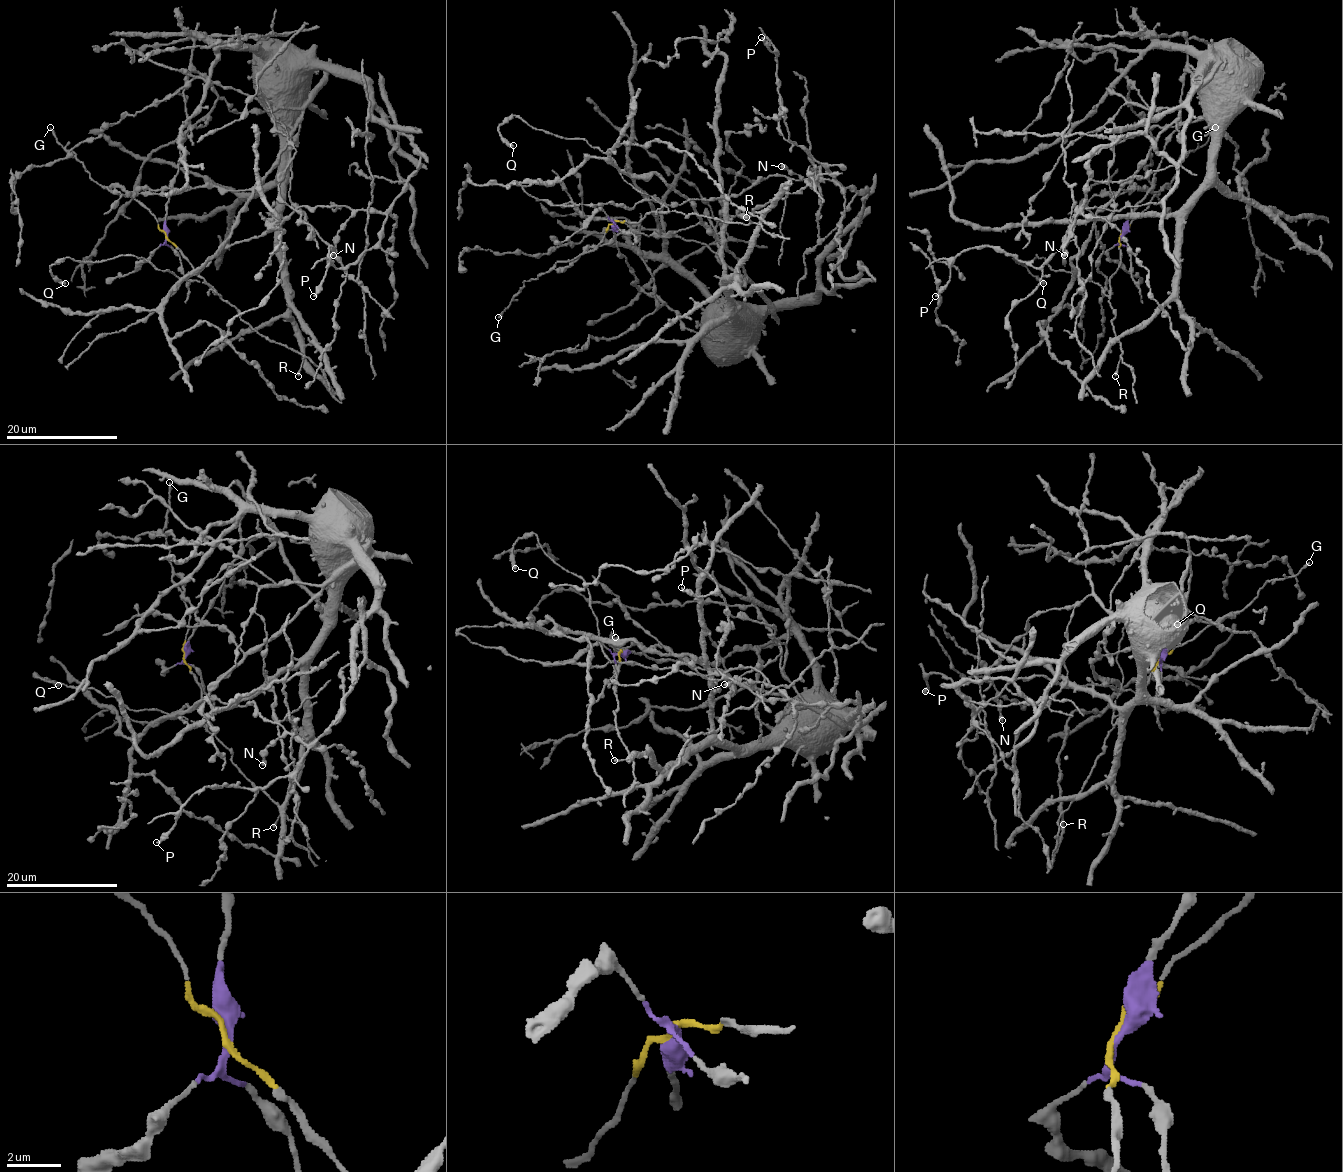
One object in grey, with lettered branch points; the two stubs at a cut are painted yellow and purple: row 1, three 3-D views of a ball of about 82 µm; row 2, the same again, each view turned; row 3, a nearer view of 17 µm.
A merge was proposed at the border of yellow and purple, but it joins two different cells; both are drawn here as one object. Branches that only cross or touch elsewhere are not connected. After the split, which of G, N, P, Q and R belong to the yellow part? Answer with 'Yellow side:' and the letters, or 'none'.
Yellow side: G, Q, R

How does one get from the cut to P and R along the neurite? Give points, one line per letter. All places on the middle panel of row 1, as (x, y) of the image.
P: (614, 223), (632, 284), (714, 339), (820, 285), (867, 192), (788, 141), (761, 37)
R: (613, 223), (638, 223), (652, 211), (681, 211), (687, 217), (694, 214), (747, 224), (751, 221), (746, 217)

